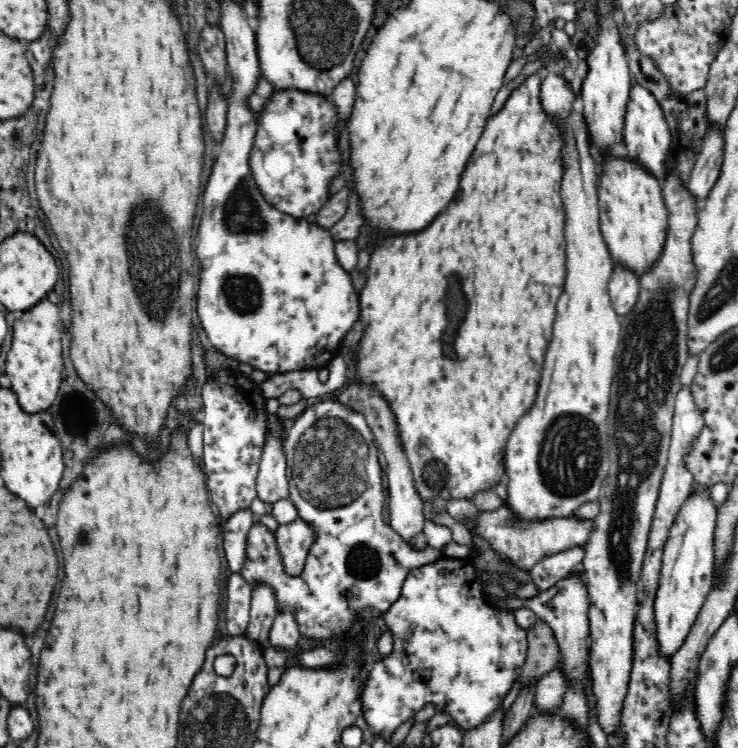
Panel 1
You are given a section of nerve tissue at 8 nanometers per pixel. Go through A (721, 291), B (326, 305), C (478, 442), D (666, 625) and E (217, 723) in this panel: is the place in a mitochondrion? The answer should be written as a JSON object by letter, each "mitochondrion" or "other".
{"A":"mitochondrion","B":"other","C":"other","D":"other","E":"mitochondrion"}

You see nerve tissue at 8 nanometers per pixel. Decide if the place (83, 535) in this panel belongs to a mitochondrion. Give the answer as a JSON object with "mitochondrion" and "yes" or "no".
{"mitochondrion":"yes"}

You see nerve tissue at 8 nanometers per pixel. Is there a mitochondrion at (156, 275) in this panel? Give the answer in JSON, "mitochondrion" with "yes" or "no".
{"mitochondrion":"yes"}

